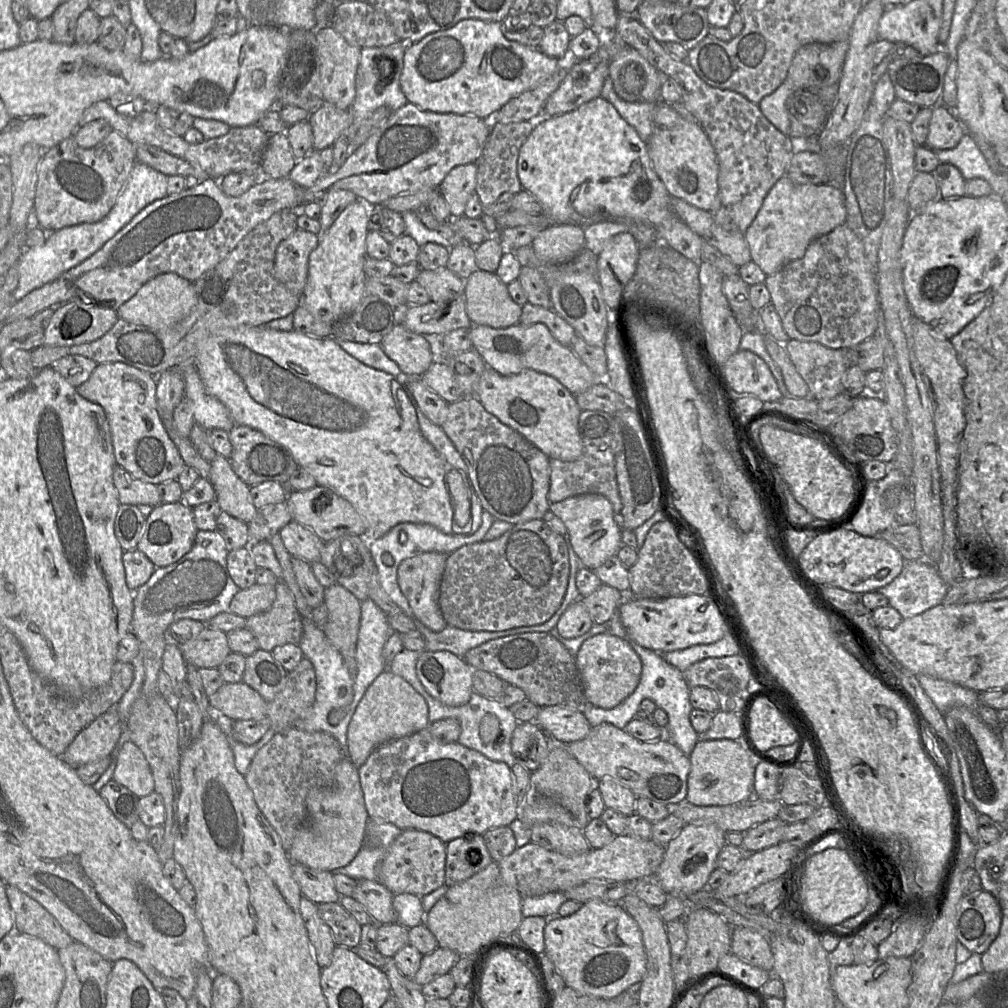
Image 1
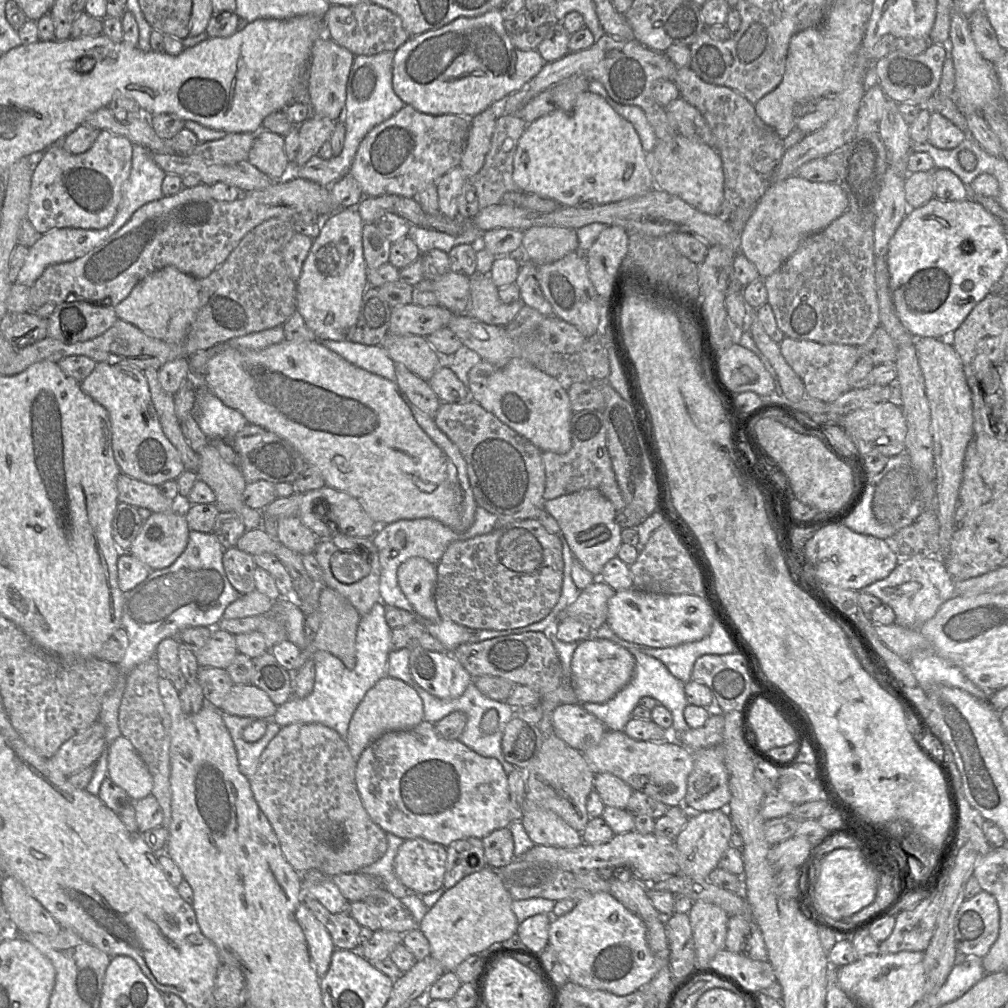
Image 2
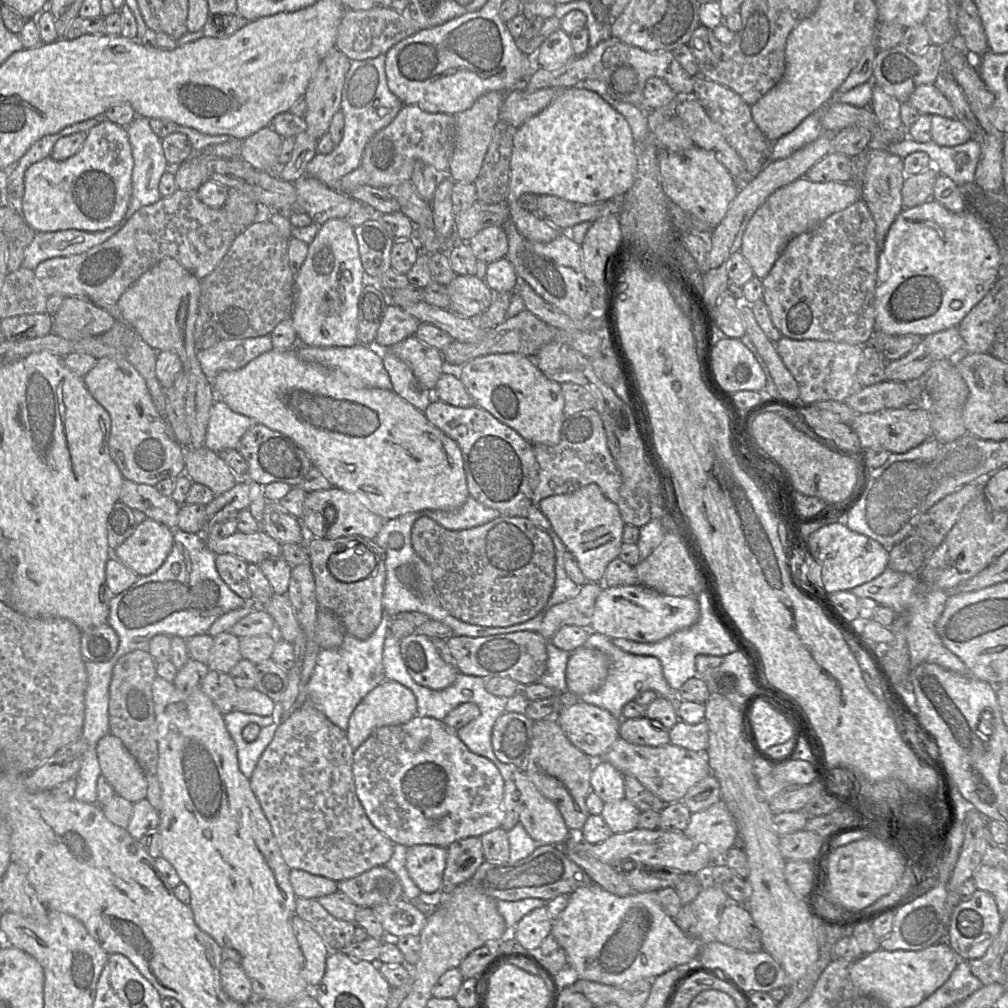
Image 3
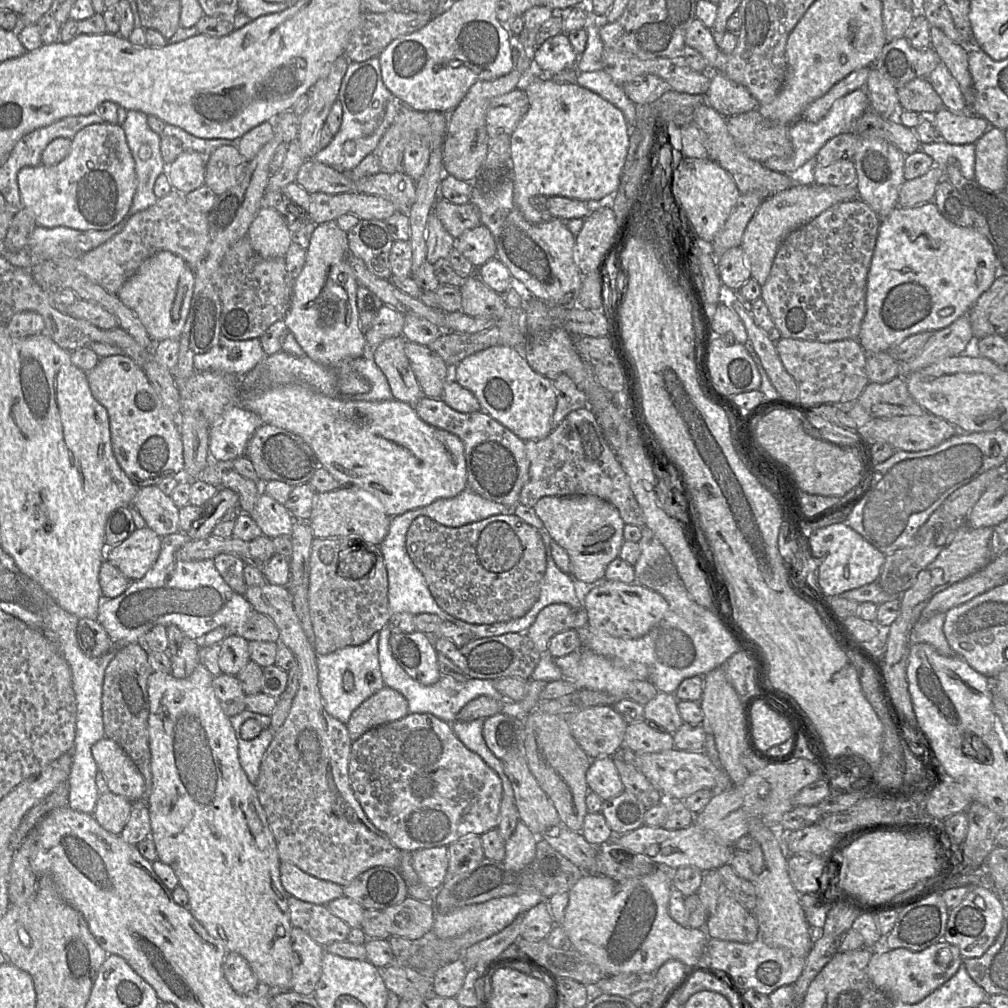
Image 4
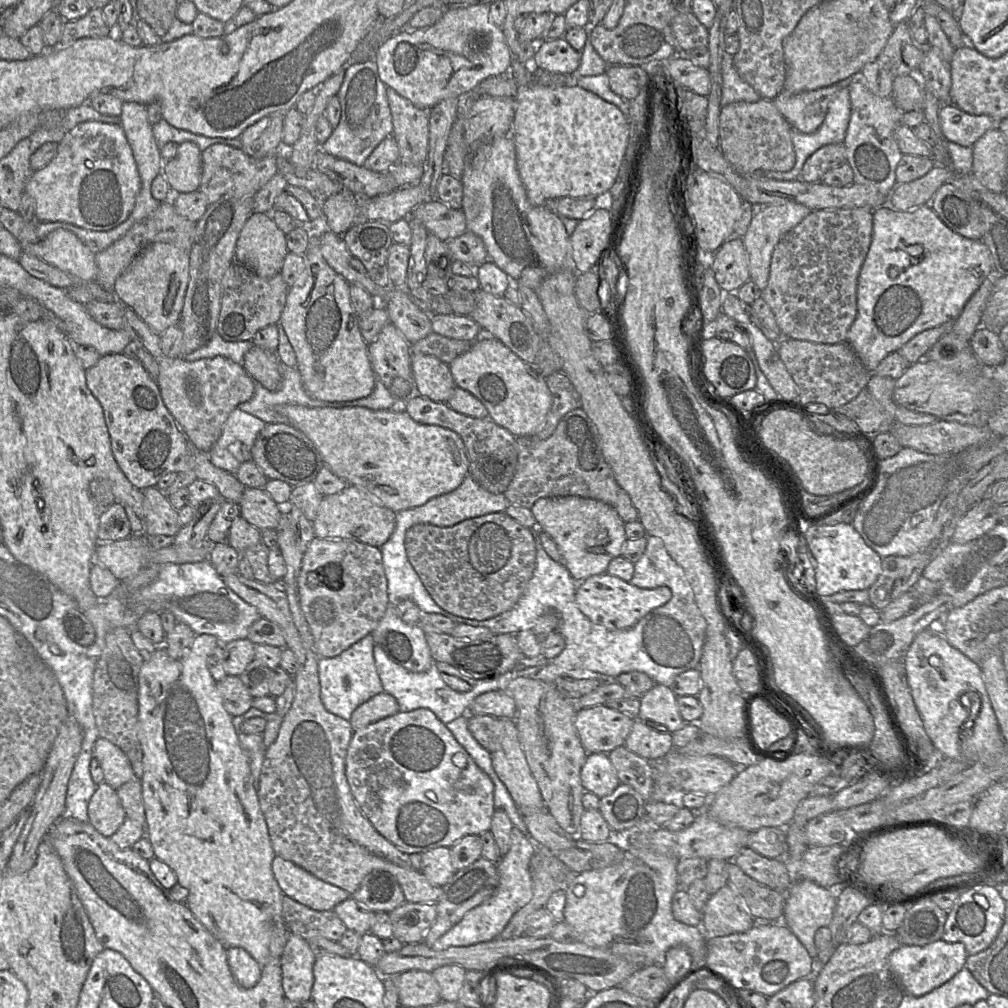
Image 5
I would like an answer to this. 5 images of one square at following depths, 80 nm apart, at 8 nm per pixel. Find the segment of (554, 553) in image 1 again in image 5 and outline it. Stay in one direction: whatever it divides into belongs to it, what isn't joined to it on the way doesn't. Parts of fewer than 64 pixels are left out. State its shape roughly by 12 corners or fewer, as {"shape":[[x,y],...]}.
{"shape":[[505,512],[406,532],[435,603],[486,620],[533,576],[537,534]]}

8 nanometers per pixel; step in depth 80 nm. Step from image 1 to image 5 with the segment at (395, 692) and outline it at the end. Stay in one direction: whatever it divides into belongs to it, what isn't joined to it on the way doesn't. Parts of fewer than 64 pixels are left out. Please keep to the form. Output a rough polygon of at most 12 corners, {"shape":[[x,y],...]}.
{"shape":[[386,692],[361,704],[349,719],[353,731],[399,712]]}

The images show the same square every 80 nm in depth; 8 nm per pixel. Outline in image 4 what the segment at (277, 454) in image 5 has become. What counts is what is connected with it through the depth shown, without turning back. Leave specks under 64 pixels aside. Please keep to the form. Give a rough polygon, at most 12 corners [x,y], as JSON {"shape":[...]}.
{"shape":[[263,424],[245,456],[259,482],[309,484],[320,467],[298,435]]}

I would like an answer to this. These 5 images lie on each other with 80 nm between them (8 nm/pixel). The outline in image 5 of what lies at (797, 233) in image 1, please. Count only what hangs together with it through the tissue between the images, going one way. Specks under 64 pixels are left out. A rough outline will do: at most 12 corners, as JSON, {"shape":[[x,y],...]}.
{"shape":[[755,206],[742,239],[750,279],[768,284],[775,246],[811,211]]}

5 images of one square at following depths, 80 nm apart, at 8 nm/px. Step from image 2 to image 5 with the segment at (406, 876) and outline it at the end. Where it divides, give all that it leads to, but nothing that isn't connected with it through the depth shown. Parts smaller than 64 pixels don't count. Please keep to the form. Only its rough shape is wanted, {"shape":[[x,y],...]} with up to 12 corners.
{"shape":[[450,848],[422,853],[420,870],[443,887],[456,872]]}

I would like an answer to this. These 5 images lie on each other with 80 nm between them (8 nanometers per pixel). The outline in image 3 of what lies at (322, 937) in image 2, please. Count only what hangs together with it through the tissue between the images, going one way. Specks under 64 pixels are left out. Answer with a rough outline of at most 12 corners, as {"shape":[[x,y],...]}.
{"shape":[[295,913],[292,927],[305,958],[302,976],[313,993],[330,949]]}

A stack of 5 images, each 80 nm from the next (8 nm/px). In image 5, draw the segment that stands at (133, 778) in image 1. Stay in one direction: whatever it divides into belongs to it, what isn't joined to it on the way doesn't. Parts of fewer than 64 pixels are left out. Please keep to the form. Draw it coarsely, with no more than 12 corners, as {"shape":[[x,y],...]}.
{"shape":[[107,739],[93,757],[115,790],[135,776],[126,754]]}

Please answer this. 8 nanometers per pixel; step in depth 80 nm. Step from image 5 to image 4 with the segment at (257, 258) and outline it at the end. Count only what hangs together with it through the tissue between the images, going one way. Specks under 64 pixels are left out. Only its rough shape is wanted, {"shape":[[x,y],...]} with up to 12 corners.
{"shape":[[262,206],[246,235],[259,256],[285,257],[285,218]]}

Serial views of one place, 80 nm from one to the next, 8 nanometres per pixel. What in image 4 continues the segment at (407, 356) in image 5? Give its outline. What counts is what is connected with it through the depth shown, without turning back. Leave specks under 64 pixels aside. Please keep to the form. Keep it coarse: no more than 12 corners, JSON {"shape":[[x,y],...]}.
{"shape":[[403,335],[369,351],[394,399],[426,396],[406,356]]}

